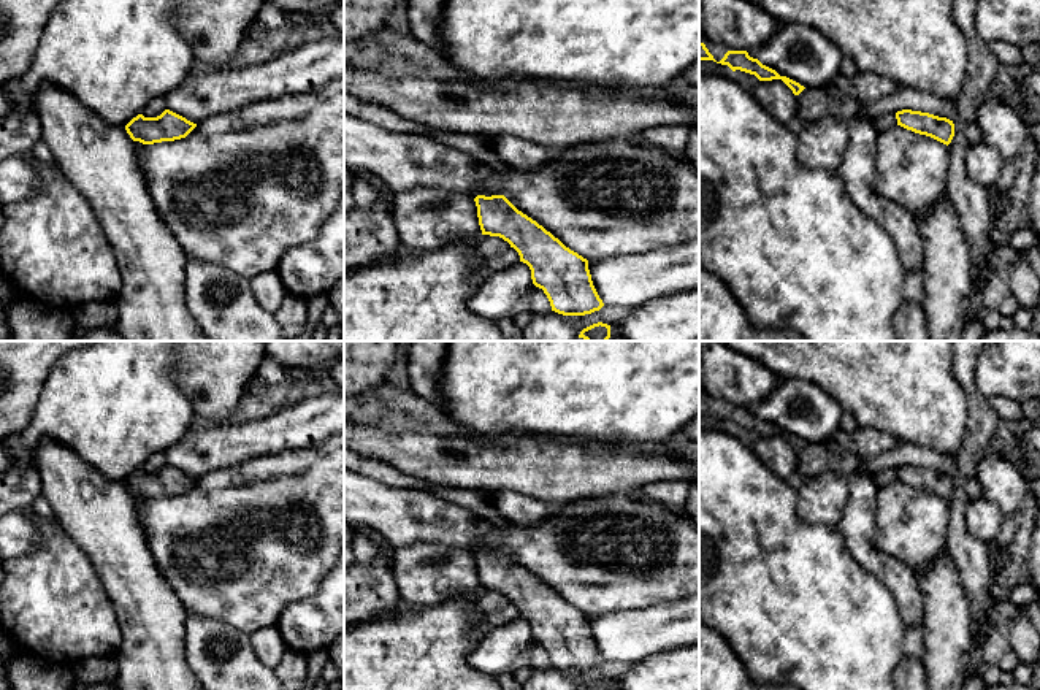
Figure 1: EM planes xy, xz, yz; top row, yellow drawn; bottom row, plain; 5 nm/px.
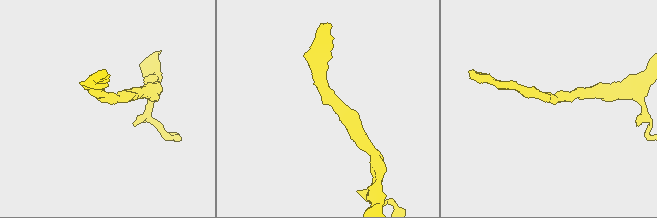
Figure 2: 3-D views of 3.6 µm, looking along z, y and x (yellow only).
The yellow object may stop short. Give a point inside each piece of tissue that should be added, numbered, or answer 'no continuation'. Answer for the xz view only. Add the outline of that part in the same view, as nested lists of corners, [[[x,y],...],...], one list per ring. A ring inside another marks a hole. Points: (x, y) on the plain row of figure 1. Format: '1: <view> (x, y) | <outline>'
no continuation

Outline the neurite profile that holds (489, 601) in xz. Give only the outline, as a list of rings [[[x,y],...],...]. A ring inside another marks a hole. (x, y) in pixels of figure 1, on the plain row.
[[[484,590],[479,596],[479,609],[487,615],[499,612],[510,604],[510,600],[499,592]]]

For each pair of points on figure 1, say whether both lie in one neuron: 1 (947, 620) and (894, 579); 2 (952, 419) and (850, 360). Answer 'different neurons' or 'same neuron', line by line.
1: different neurons
2: same neuron

